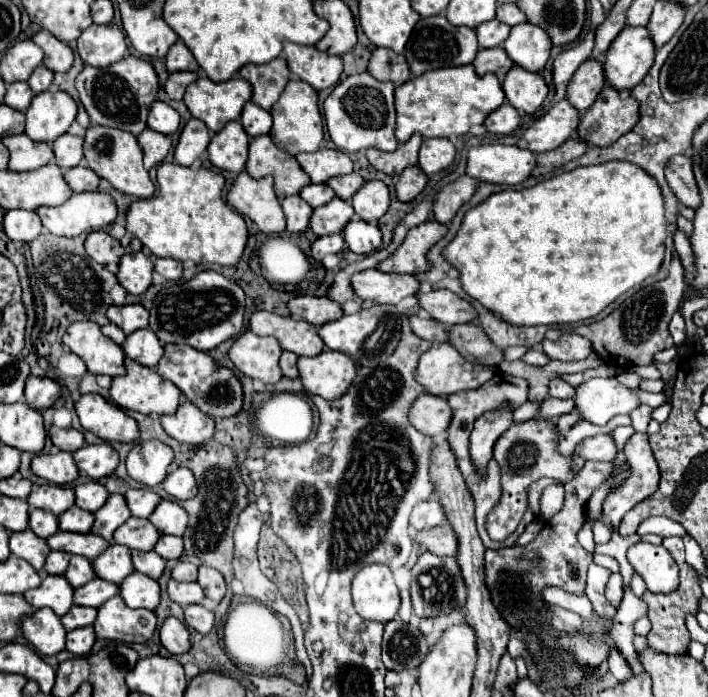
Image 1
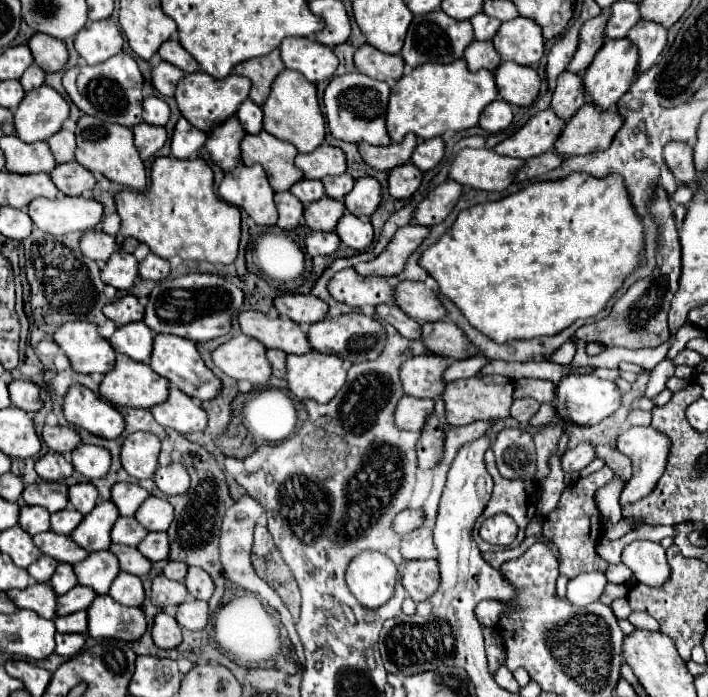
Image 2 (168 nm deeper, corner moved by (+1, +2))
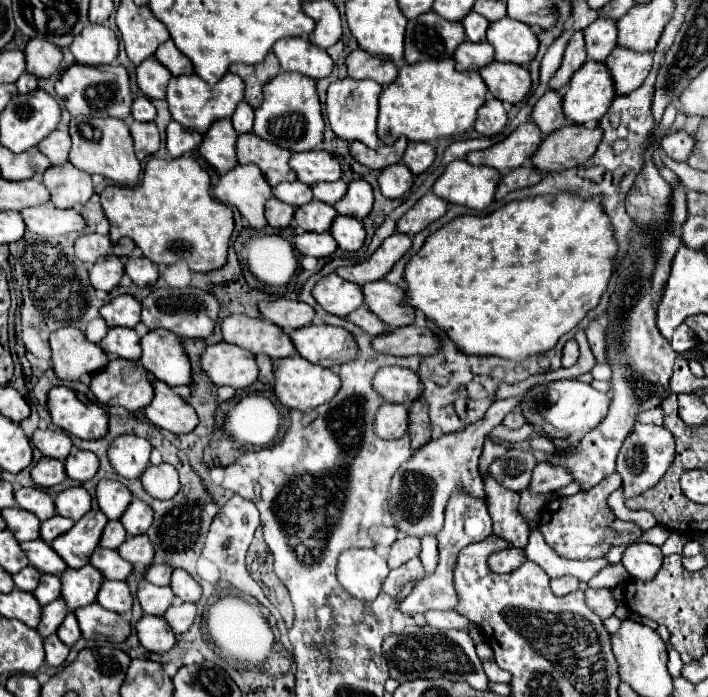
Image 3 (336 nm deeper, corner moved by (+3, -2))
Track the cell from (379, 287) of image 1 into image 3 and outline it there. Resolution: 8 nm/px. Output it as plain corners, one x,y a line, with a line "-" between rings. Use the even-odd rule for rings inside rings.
337,274
321,278
313,288
313,296
327,312
337,316
347,316
365,304
361,286
347,282

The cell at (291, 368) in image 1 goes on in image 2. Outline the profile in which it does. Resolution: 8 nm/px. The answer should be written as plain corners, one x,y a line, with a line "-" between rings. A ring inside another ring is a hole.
267,350
267,360
271,362
275,378
285,376
285,358
287,358
287,354
283,350

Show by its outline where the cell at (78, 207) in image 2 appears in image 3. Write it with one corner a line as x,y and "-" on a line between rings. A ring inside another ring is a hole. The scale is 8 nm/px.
43,204
21,210
21,216
25,216
27,228
31,232
37,232
39,236
61,236
87,228
85,218
75,208
61,210
53,204

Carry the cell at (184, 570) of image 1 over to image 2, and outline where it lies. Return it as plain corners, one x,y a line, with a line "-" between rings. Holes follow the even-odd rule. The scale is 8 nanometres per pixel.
167,562
167,566
163,568
163,576
177,582
183,582
185,574
187,574
187,566
183,562

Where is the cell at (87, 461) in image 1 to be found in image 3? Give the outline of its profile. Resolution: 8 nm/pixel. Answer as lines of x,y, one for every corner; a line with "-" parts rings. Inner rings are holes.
73,448
65,460
65,470
67,470
67,476
77,482
91,480
99,470
99,458
93,452
83,452

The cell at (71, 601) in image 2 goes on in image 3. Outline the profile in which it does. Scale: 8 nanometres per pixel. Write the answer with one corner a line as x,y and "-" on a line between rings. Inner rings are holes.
55,600
55,602
51,602
51,604
47,604
45,608
43,608
43,616
41,616
41,624
37,626
37,630
41,632
41,636
43,638
47,638
47,636
51,636
51,634
55,634
57,632
57,628
61,626
61,622
65,620
65,616
69,614
69,608
67,608
67,604
65,604
65,600

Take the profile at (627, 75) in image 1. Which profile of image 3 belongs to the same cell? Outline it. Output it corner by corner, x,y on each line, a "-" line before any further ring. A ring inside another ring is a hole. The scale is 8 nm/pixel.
587,60
573,74
563,94
563,112
569,122
593,124
605,116
615,96
615,82
607,64

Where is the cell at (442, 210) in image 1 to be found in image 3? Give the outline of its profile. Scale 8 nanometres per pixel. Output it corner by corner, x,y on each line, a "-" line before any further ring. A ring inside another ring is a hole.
427,192
405,216
401,216
401,220
397,222
397,232
409,234
409,236
421,232
431,222
445,216
447,206
449,206
447,200
435,196
433,192

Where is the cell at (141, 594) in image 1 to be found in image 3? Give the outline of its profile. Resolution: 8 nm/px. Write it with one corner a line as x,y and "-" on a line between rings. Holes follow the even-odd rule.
107,580
101,586
101,592
97,594
97,602
107,610
113,610
119,614
129,614
131,606
133,606
133,596
125,582

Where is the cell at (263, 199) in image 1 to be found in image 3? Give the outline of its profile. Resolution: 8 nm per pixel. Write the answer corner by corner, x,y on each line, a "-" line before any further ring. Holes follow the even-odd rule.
237,164
215,186
215,196
229,206
235,206
255,230
267,226
265,202
271,198
271,186
255,164

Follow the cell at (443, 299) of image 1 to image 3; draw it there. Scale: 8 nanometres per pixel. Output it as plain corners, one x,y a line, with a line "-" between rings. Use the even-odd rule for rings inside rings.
385,280
369,282
363,286
365,304
391,328
409,326
415,320
415,308
409,306
407,294
403,288
389,284

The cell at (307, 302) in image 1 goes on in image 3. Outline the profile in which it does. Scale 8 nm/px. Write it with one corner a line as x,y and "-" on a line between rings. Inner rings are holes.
287,298
259,302
259,310
265,320
281,326
287,332
309,326
315,318
315,310
309,304
301,300
287,300

